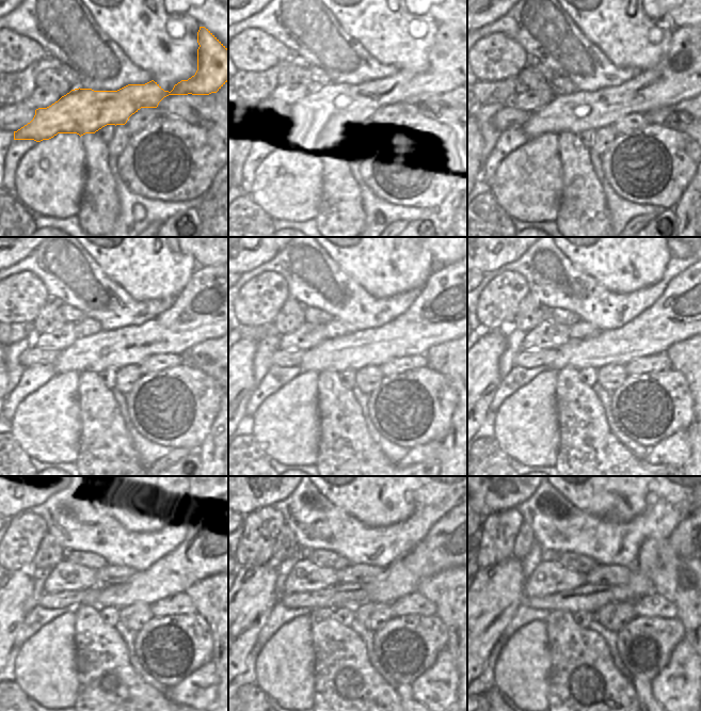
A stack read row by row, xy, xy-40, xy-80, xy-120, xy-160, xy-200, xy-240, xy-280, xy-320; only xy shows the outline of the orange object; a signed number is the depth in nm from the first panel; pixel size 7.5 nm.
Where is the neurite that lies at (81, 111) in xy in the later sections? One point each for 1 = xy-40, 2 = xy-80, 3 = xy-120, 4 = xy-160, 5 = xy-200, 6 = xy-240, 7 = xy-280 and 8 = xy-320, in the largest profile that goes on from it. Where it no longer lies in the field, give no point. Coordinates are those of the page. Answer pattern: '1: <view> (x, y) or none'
1: xy-40 (335, 107)
2: xy-80 (684, 72)
3: xy-120 (206, 309)
4: xy-160 (445, 310)
5: xy-200 (684, 310)
6: xy-240 (206, 549)
7: xy-280 (445, 546)
8: xy-320 (684, 539)

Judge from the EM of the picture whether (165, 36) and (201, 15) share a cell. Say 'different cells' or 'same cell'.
different cells

